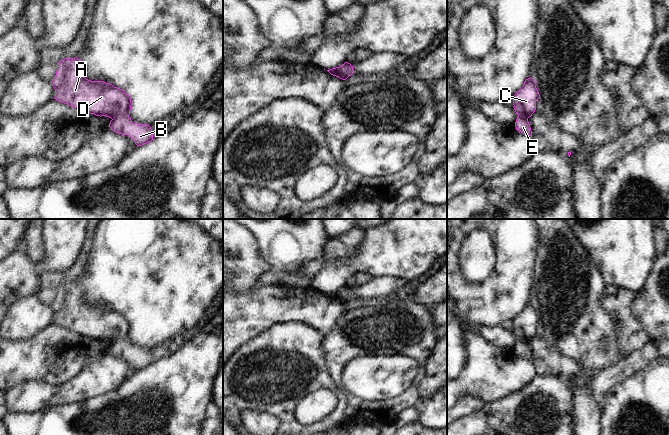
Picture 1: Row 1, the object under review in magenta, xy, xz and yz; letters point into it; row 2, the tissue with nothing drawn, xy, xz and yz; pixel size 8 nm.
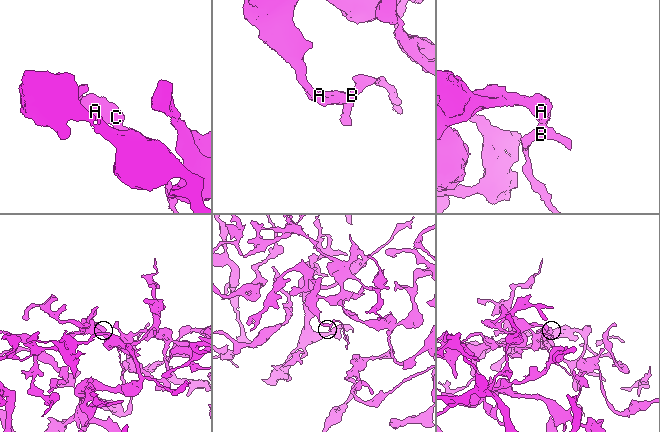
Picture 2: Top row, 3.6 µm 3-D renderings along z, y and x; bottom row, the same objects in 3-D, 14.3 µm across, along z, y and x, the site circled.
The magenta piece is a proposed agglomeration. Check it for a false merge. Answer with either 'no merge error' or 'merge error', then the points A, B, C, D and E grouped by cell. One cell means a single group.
merge error; A C D / B E

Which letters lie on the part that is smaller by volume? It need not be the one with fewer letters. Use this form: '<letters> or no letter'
B, E

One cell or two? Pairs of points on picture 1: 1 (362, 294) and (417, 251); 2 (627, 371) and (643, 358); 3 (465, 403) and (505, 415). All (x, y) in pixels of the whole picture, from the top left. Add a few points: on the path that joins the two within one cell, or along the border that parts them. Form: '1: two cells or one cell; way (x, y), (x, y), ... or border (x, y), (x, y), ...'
1: two cells; border (374, 277), (403, 276), (408, 279)
2: one cell; way (631, 367), (639, 360)
3: two cells; border (485, 405), (474, 413), (460, 419)

